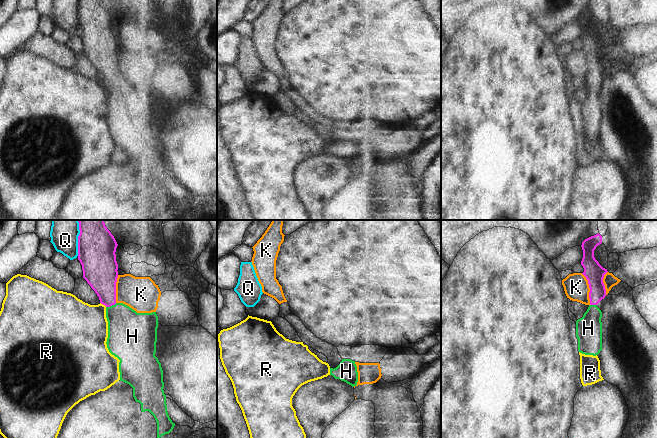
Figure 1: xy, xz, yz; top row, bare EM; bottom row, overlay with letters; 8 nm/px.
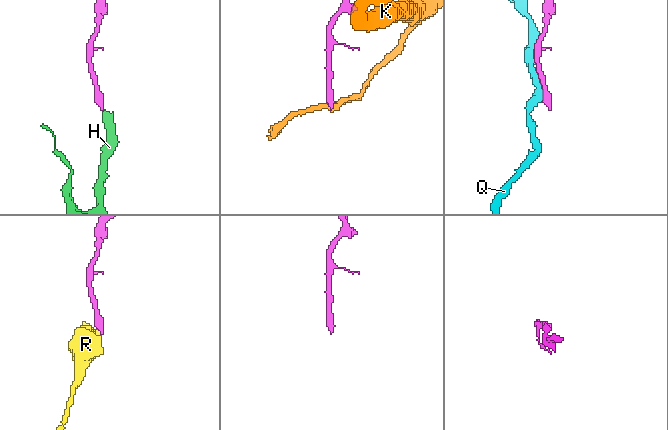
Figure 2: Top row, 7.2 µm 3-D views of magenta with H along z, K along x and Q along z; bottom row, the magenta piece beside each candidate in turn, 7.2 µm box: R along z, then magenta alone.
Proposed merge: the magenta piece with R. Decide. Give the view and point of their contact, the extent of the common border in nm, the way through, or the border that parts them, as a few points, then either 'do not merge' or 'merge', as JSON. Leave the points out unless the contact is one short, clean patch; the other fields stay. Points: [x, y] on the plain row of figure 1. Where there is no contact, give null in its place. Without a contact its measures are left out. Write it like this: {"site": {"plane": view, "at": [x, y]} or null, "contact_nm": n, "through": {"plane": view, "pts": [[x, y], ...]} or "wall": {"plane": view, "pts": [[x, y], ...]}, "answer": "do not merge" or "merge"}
{"site": {"plane": "xy", "at": [103, 80]}, "contact_nm": 70, "wall": {"plane": "xy", "pts": [[100, 78], [106, 82]]}, "answer": "do not merge"}

